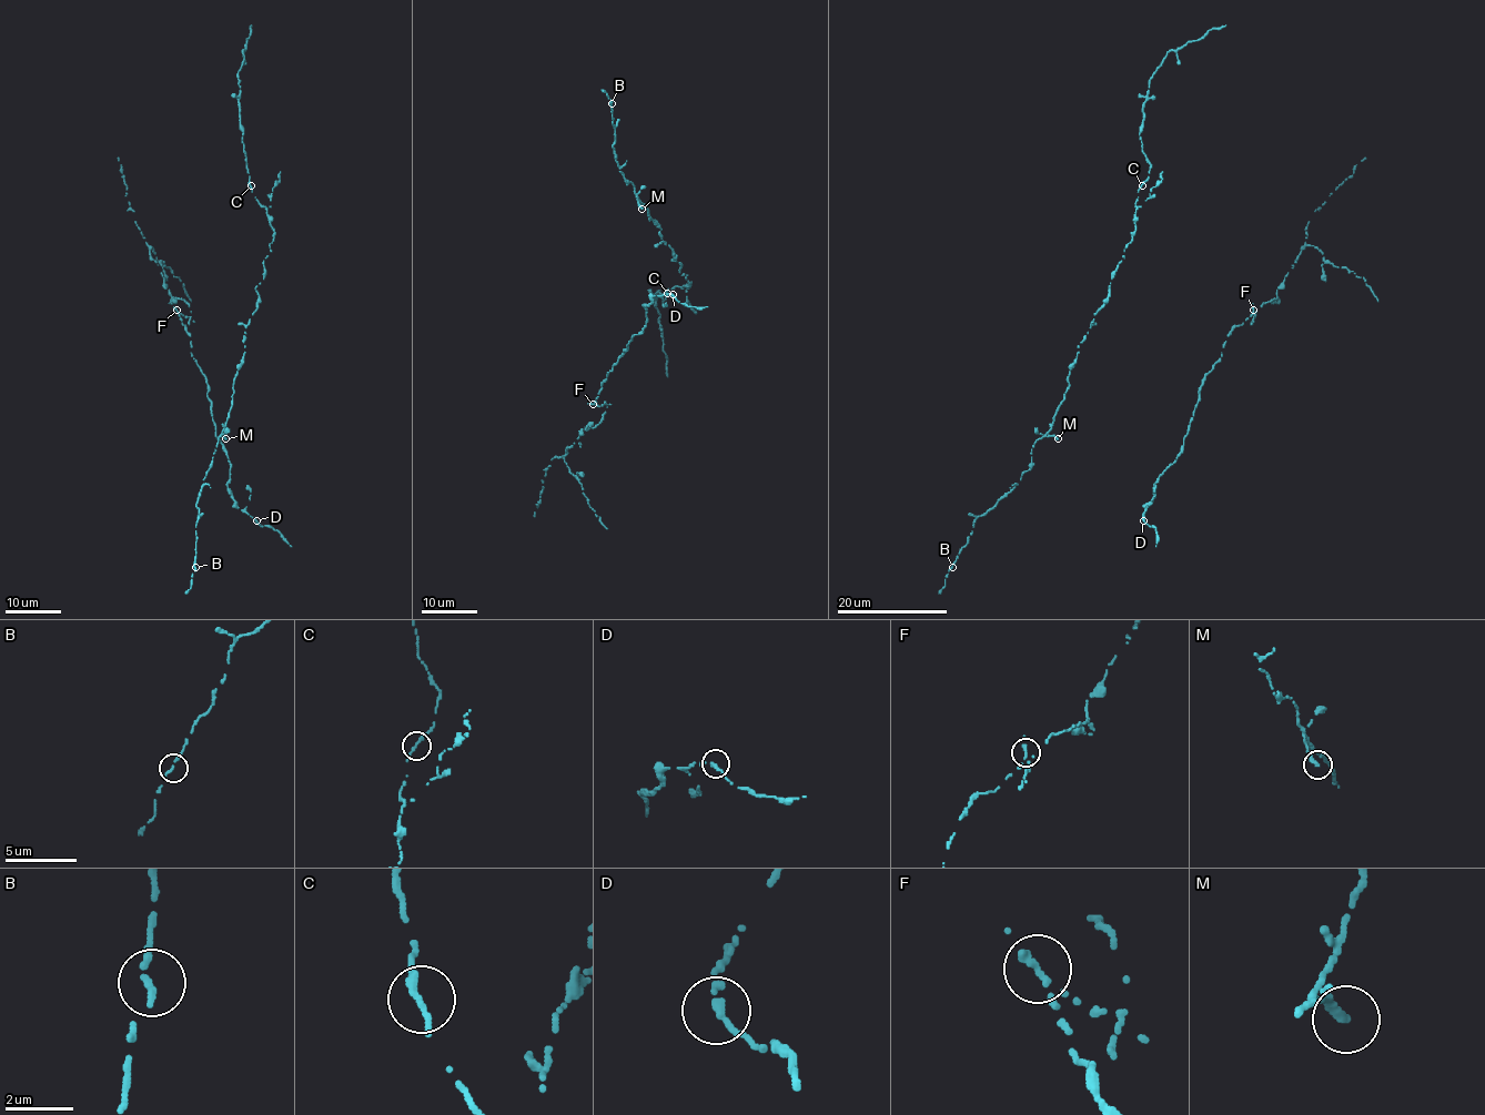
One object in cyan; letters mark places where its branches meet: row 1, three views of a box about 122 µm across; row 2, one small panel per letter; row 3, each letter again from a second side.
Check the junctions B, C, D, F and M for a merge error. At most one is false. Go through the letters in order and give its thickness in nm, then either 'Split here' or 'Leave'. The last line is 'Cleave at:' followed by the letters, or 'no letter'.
B: Thickness 280 nm. Leave
C: Thickness 320 nm. Leave
D: Thickness 320 nm. Leave
F: Thickness 280 nm. Split here
M: Thickness 280 nm. Leave
Cleave at: F

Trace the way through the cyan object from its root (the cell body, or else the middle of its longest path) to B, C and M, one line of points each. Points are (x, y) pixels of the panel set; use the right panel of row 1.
B: (1095, 324), (1078, 346), (1069, 388), (1052, 427), (1032, 446), (1031, 467), (976, 519), (952, 567)
C: (1095, 324), (1090, 325), (1109, 295), (1111, 274), (1132, 241), (1134, 202), (1142, 185)
M: (1095, 324), (1078, 346), (1069, 375), (1069, 388), (1048, 432), (1058, 438)

